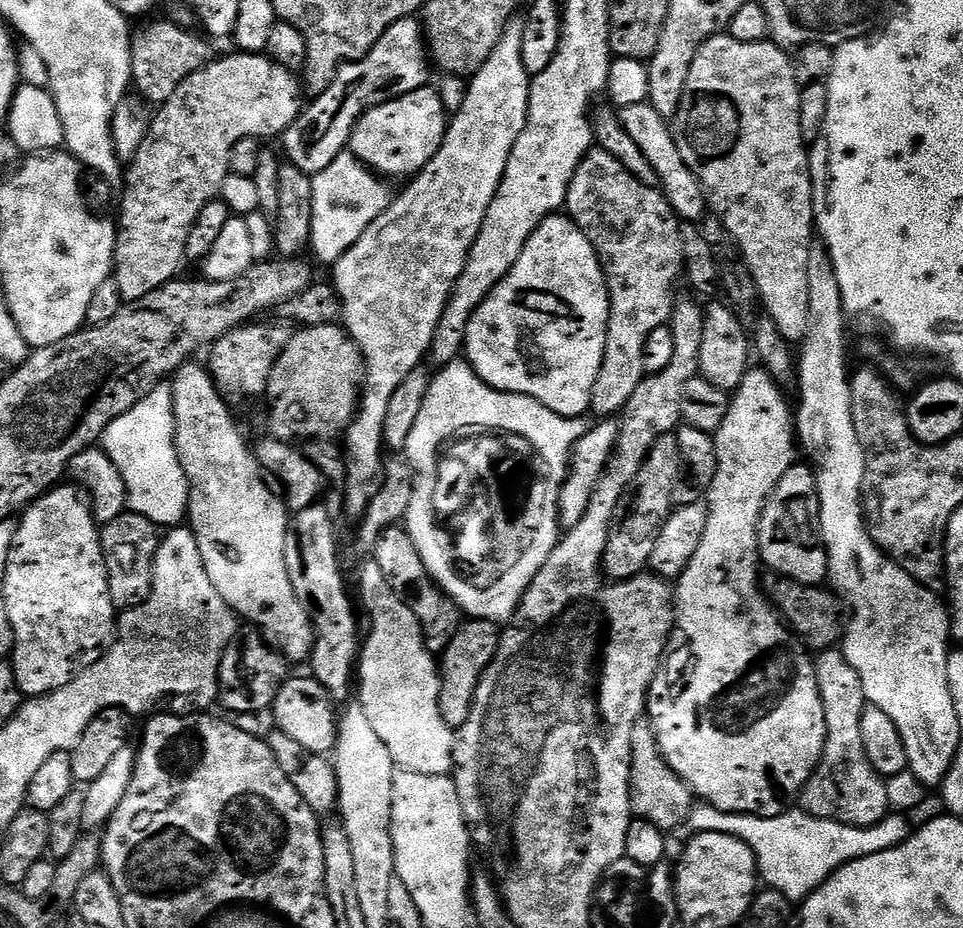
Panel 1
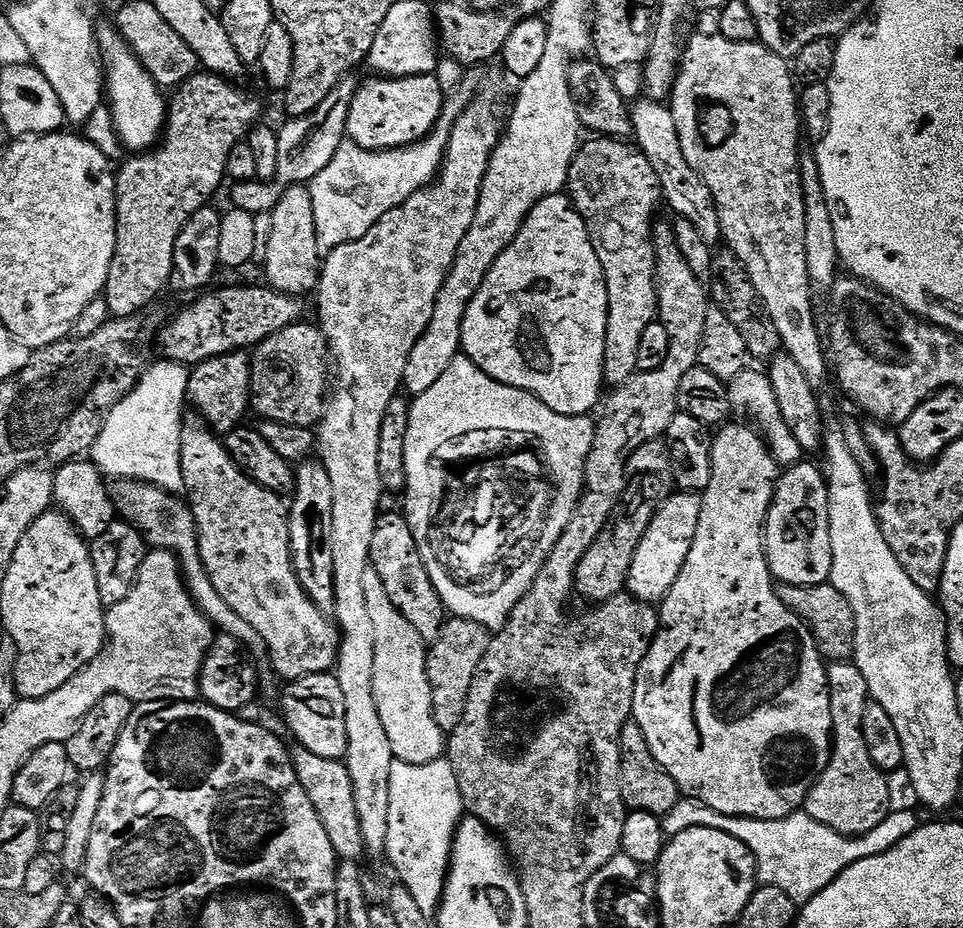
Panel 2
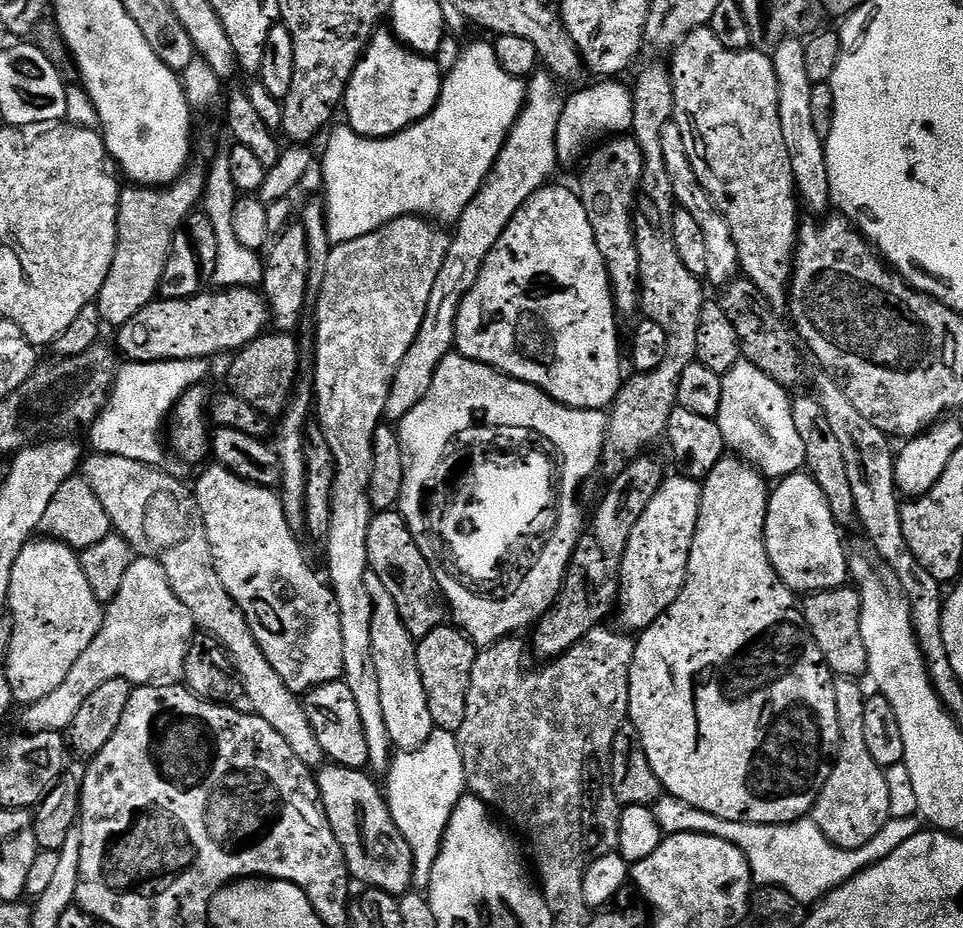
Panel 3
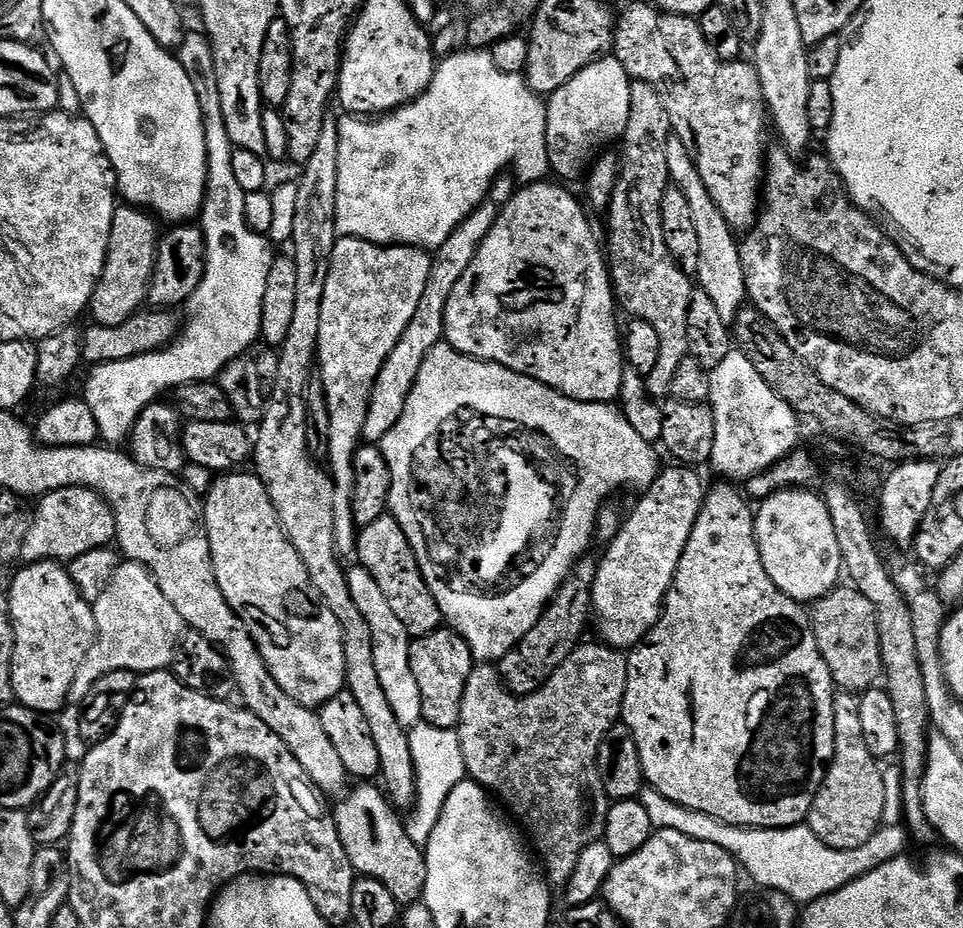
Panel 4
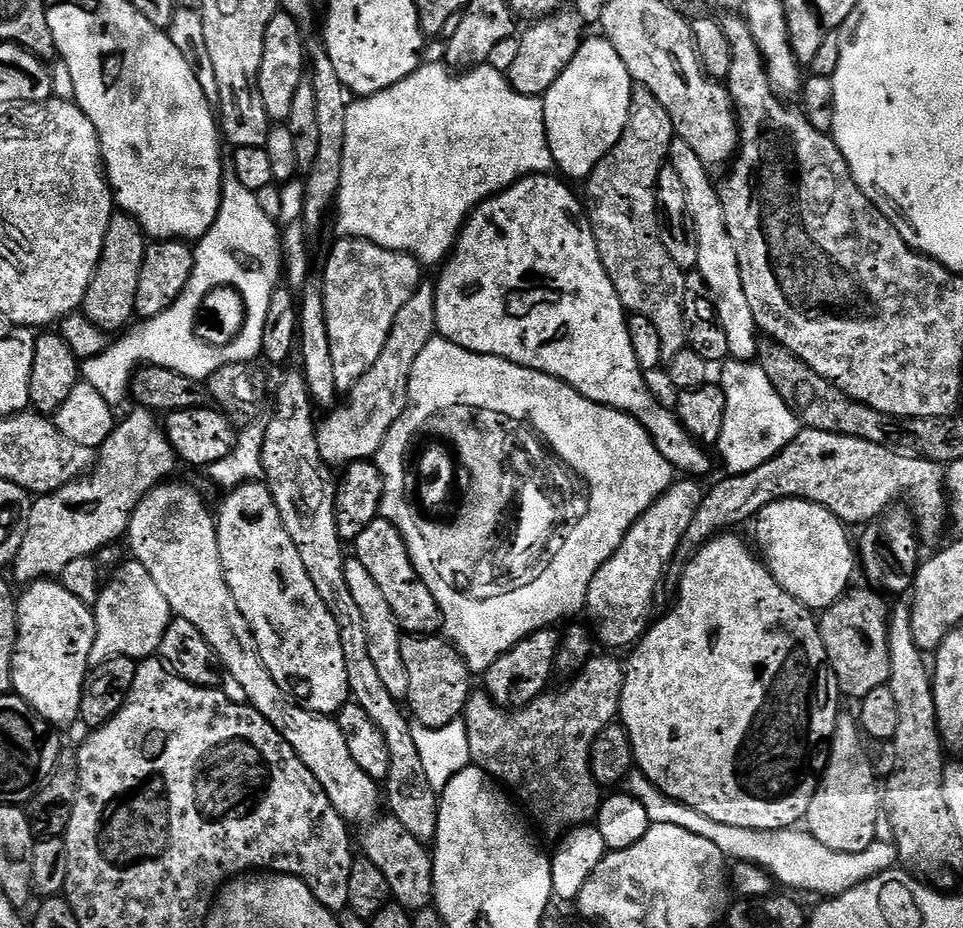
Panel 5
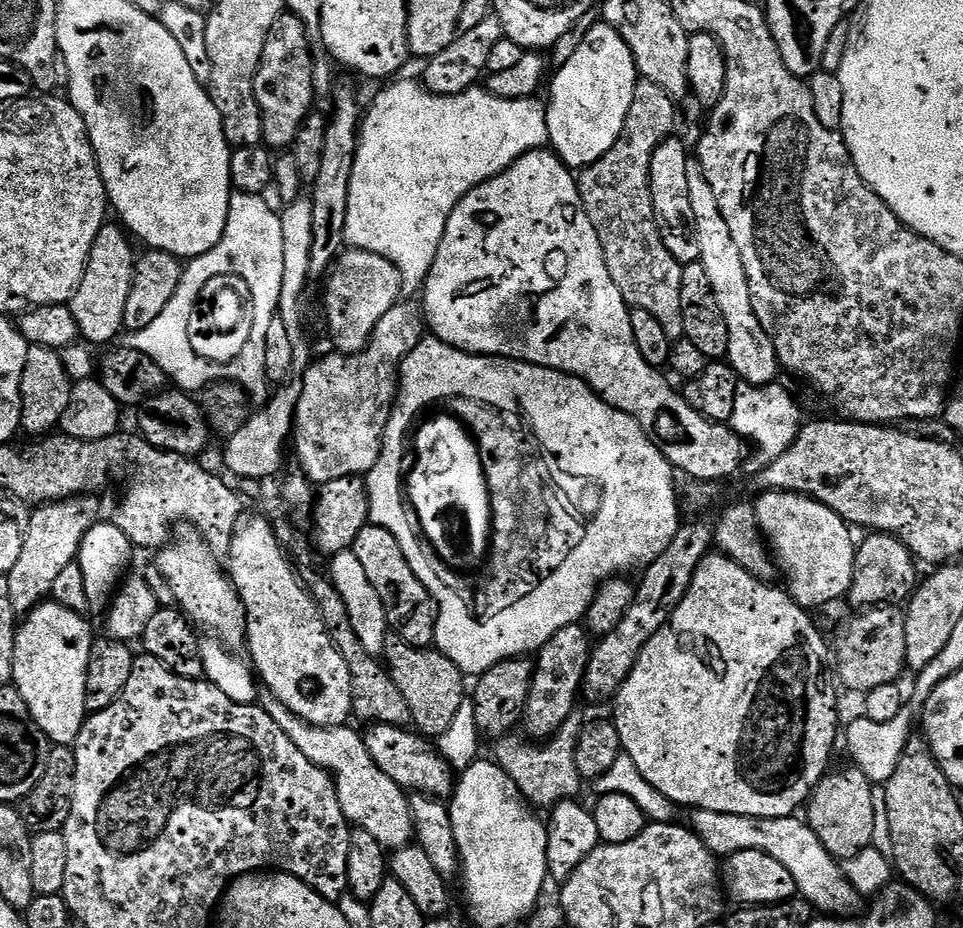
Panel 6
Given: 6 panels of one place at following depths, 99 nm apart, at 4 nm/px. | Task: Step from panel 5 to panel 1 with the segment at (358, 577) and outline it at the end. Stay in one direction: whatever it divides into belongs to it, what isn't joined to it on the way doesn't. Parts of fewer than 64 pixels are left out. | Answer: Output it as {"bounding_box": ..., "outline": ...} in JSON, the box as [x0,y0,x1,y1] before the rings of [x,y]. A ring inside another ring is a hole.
{"bounding_box":[358,562,454,776],"outline":[[[368,562],[360,572],[360,600],[372,623],[358,660],[358,702],[362,710],[366,710],[367,721],[386,750],[390,750],[390,758],[399,771],[426,776],[449,775],[454,732],[442,722],[438,664],[433,653],[426,650],[414,610],[394,594],[390,582],[386,582],[386,574],[382,574],[375,562]]]}

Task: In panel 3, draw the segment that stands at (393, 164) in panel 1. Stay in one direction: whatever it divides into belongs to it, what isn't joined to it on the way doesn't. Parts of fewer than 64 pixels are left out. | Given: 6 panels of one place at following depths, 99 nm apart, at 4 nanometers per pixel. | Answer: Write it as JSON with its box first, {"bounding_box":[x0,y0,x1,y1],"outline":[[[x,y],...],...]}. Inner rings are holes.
{"bounding_box":[342,30,442,140],"outline":[[[377,30],[344,91],[342,112],[348,115],[347,127],[371,140],[398,134],[434,110],[440,100],[441,83],[442,73],[432,58],[405,48],[391,31]]]}

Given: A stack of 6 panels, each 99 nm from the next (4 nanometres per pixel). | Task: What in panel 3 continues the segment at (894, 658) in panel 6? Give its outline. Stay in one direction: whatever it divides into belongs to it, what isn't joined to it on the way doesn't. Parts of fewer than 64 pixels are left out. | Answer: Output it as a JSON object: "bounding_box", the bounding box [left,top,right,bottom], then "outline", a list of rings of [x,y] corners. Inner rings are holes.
{"bounding_box":[802,587,868,678],"outline":[[[855,587],[831,588],[825,592],[813,592],[802,600],[804,625],[814,638],[828,669],[840,678],[860,678],[868,671],[866,646],[862,643],[862,618],[860,617],[860,593]]]}

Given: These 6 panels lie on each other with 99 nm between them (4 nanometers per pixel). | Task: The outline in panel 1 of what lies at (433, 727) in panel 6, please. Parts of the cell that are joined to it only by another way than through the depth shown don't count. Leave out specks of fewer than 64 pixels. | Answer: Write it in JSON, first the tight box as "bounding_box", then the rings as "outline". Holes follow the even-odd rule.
{"bounding_box":[439,619,501,729],"outline":[[[469,619],[461,623],[450,646],[446,646],[446,650],[439,657],[440,709],[442,710],[442,722],[446,722],[448,728],[458,729],[466,722],[466,718],[470,718],[478,682],[498,650],[500,634],[501,629],[491,624],[489,620]]]}

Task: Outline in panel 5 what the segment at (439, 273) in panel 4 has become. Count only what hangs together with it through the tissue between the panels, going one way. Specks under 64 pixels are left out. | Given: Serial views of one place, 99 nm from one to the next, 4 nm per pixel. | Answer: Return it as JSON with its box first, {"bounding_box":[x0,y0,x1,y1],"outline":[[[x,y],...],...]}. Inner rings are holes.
{"bounding_box":[316,283,437,466],"outline":[[[421,283],[420,291],[398,310],[390,338],[374,366],[366,370],[347,393],[348,400],[327,413],[325,420],[319,421],[316,429],[318,450],[330,466],[347,466],[359,460],[372,460],[382,446],[390,426],[406,410],[408,405],[408,379],[414,366],[414,358],[422,354],[426,342],[437,335],[436,330],[436,290],[431,283]],[[344,404],[344,405],[343,405]]]}

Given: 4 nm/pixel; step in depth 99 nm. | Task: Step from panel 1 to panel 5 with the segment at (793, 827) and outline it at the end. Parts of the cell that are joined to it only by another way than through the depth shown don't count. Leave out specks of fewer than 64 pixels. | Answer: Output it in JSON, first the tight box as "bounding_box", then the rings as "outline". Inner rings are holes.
{"bounding_box":[626,770,898,898],"outline":[[[639,770],[629,774],[626,791],[629,796],[638,798],[642,806],[646,806],[646,814],[653,824],[682,826],[682,830],[690,830],[690,834],[698,834],[698,838],[710,838],[710,842],[714,842],[714,846],[718,846],[729,861],[755,864],[757,868],[764,869],[777,885],[785,884],[800,892],[817,892],[820,898],[846,894],[846,890],[854,890],[854,886],[882,872],[893,871],[898,864],[895,843],[877,842],[866,846],[866,850],[858,850],[858,854],[842,854],[838,850],[830,850],[830,846],[822,846],[822,842],[815,840],[807,830],[779,828],[776,832],[763,832],[719,824],[706,818],[706,814],[698,814],[698,810],[690,810],[690,806],[665,796]]]}

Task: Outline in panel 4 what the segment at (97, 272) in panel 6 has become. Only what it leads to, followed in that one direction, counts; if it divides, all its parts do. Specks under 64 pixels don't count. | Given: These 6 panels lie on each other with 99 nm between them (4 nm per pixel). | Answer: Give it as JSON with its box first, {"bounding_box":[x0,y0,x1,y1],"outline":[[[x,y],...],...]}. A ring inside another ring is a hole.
{"bounding_box":[90,206,158,326],"outline":[[[135,206],[117,207],[110,222],[106,262],[90,305],[90,316],[92,312],[91,319],[95,323],[102,326],[121,326],[122,322],[141,311],[142,305],[148,299],[148,283],[156,261],[158,231],[156,232],[155,223],[157,221],[147,211]]]}

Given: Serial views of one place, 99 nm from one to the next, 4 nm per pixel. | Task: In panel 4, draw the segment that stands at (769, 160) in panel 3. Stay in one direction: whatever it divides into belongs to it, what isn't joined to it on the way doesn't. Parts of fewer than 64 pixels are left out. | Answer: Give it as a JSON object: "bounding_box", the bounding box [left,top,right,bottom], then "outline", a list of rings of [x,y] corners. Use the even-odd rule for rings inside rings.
{"bounding_box":[614,3,770,233],"outline":[[[651,3],[648,4],[632,4],[621,14],[621,16],[619,13],[618,19],[614,24],[614,58],[623,68],[626,69],[632,80],[646,82],[650,86],[654,86],[654,90],[660,93],[662,102],[666,106],[666,114],[670,114],[672,131],[686,146],[686,150],[692,156],[694,166],[698,166],[698,170],[702,174],[702,182],[706,182],[706,190],[710,190],[710,198],[714,198],[718,210],[722,210],[726,222],[731,224],[737,233],[747,233],[749,230],[755,229],[756,217],[762,208],[762,181],[766,171],[764,124],[766,128],[766,125],[770,120],[768,109],[764,102],[764,95],[762,94],[762,86],[760,85],[760,79],[758,78],[756,69],[751,63],[744,64],[745,61],[743,59],[720,60],[718,54],[714,54],[710,42],[706,42],[706,38],[702,38],[702,30],[700,29],[699,23],[697,23],[693,17],[672,16],[669,12],[662,12]]]}

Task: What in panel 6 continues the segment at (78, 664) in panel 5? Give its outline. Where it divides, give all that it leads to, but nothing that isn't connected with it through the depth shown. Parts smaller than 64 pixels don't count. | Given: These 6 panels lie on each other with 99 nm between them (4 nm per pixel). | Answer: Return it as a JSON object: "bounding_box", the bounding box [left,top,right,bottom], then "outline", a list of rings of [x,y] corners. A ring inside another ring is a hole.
{"bounding_box":[12,602,94,745],"outline":[[[41,602],[19,621],[14,642],[12,684],[24,699],[32,721],[53,745],[75,745],[89,715],[86,670],[94,633],[85,617],[55,602]]]}

